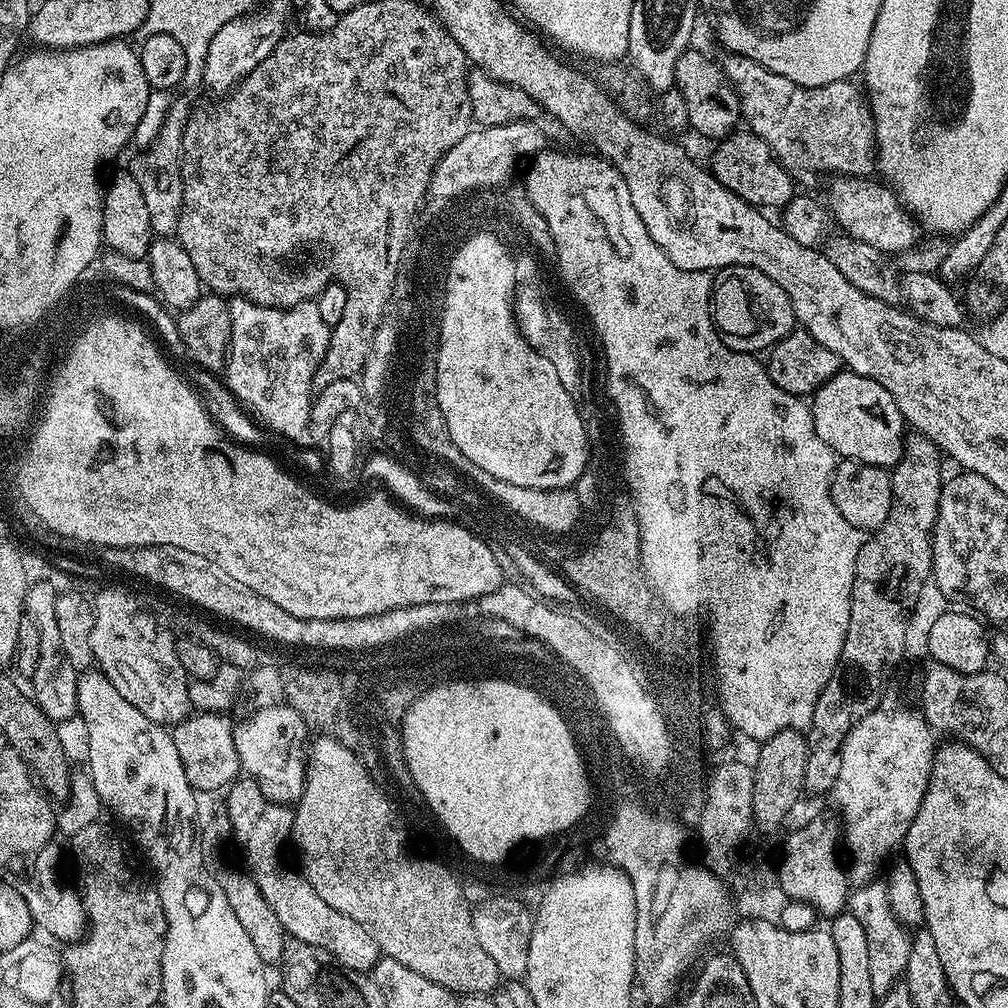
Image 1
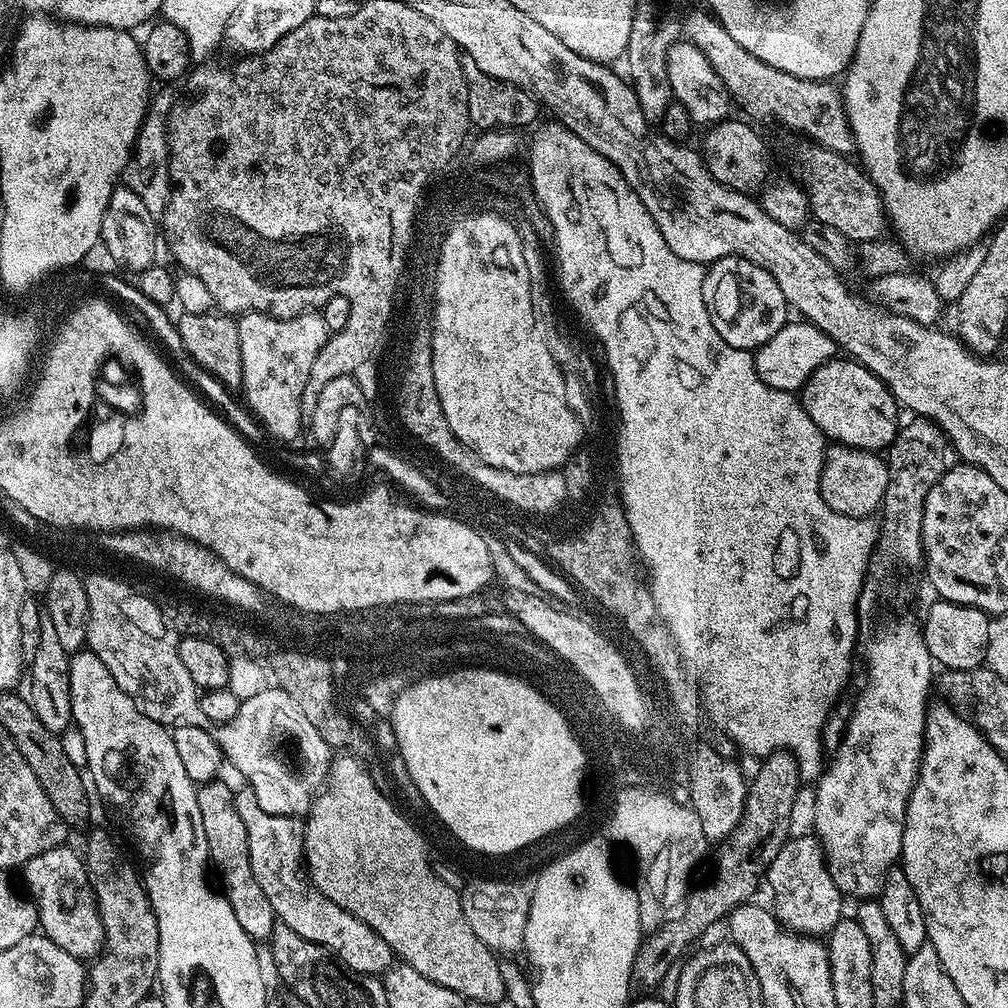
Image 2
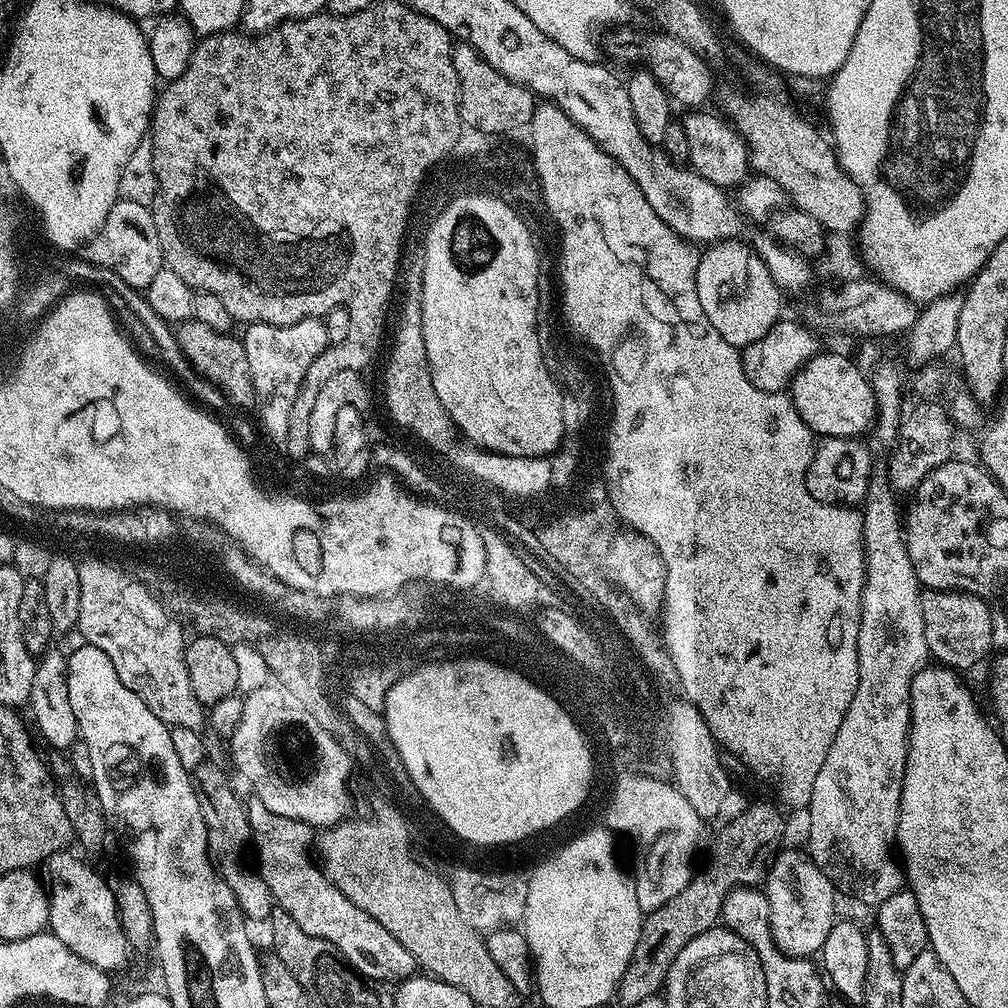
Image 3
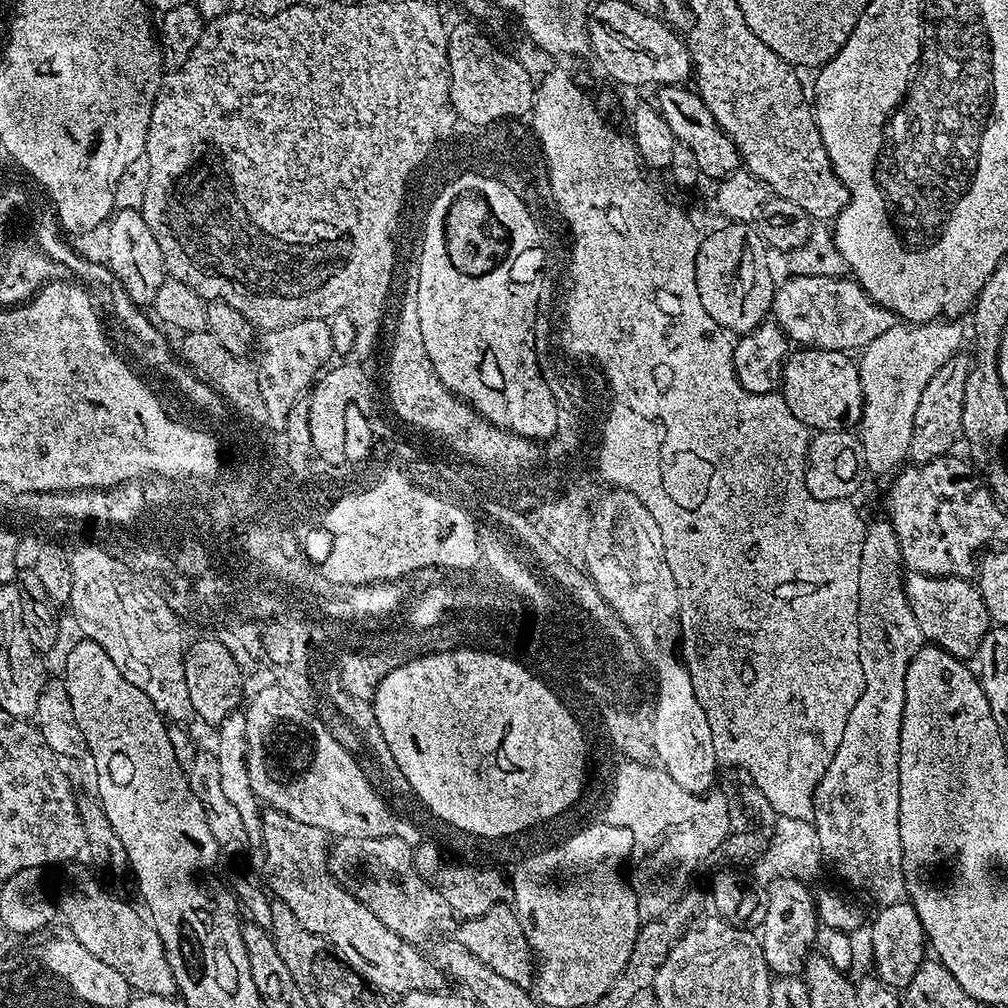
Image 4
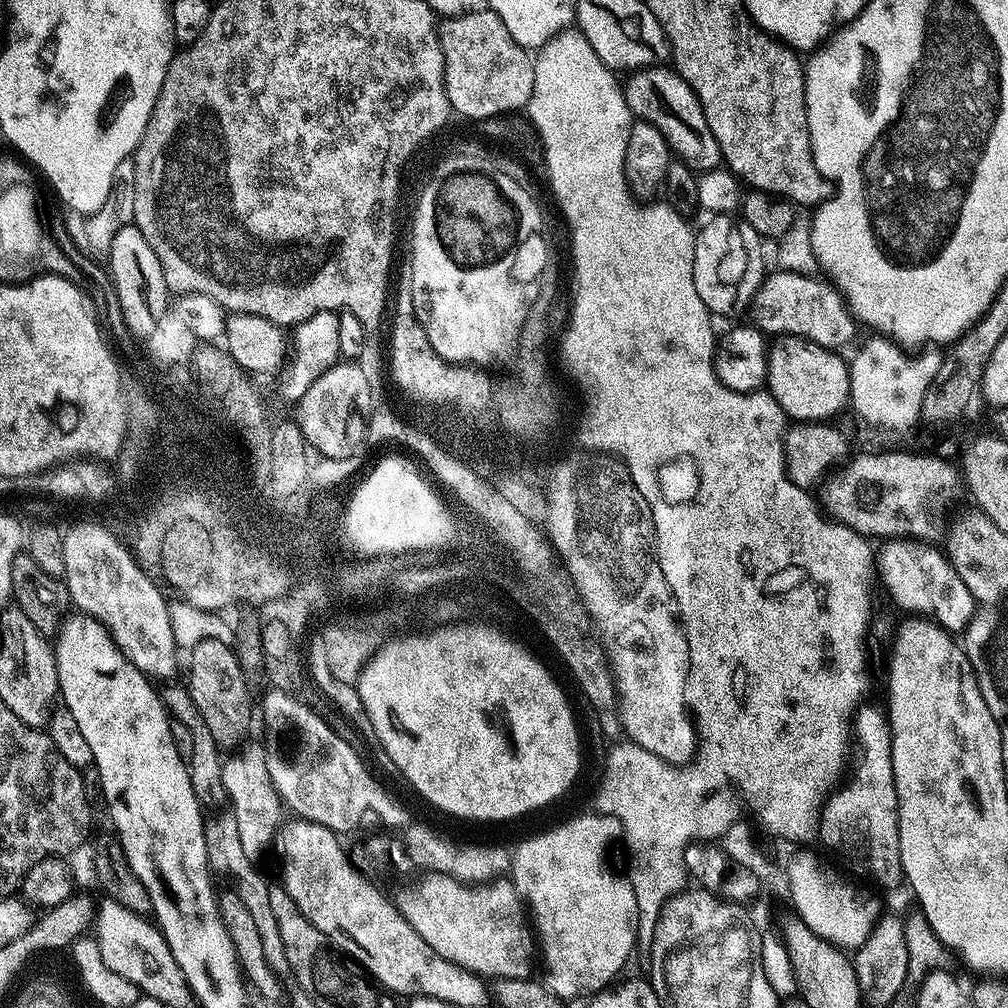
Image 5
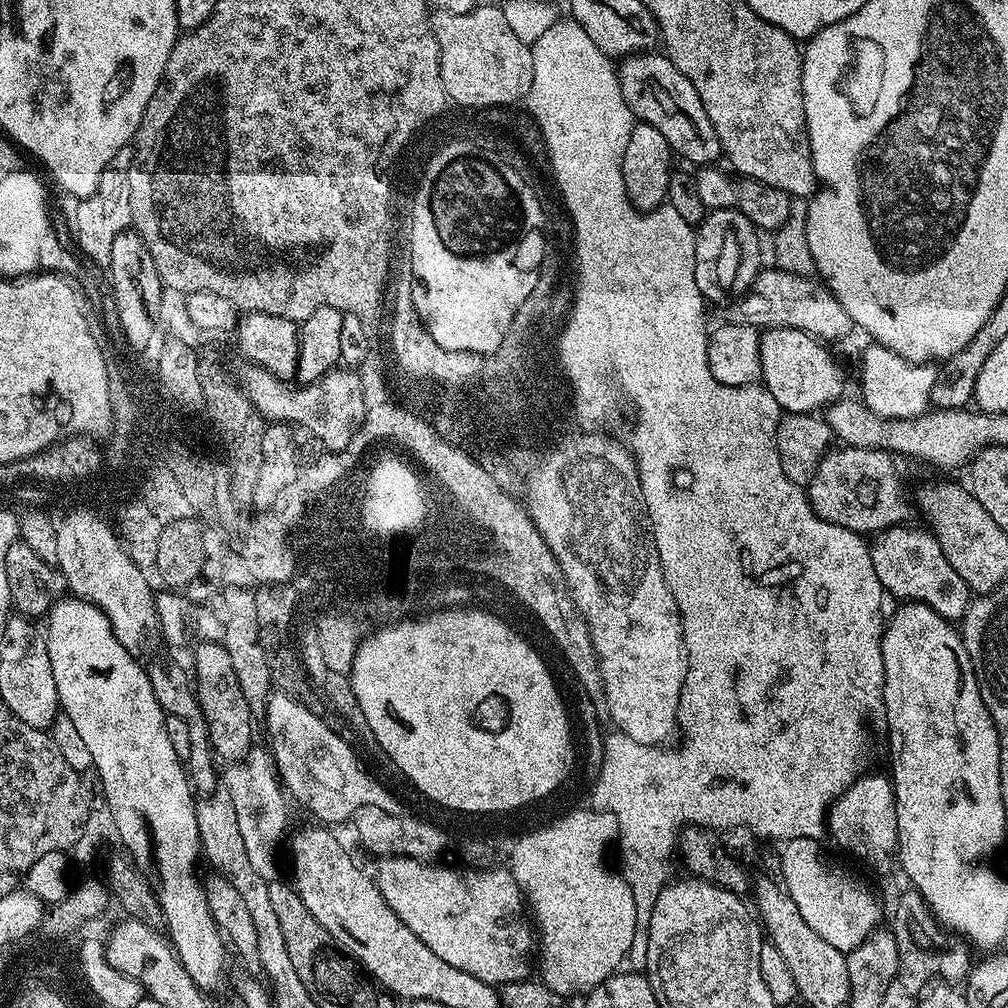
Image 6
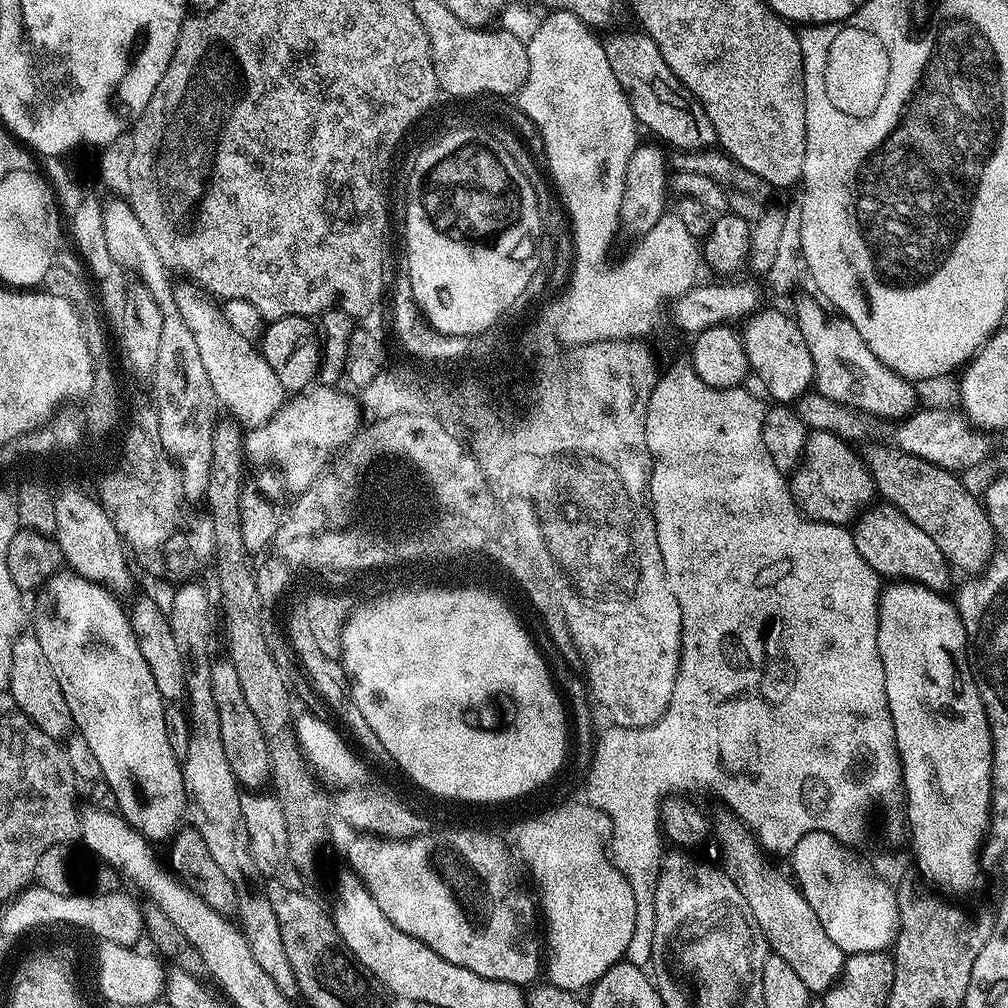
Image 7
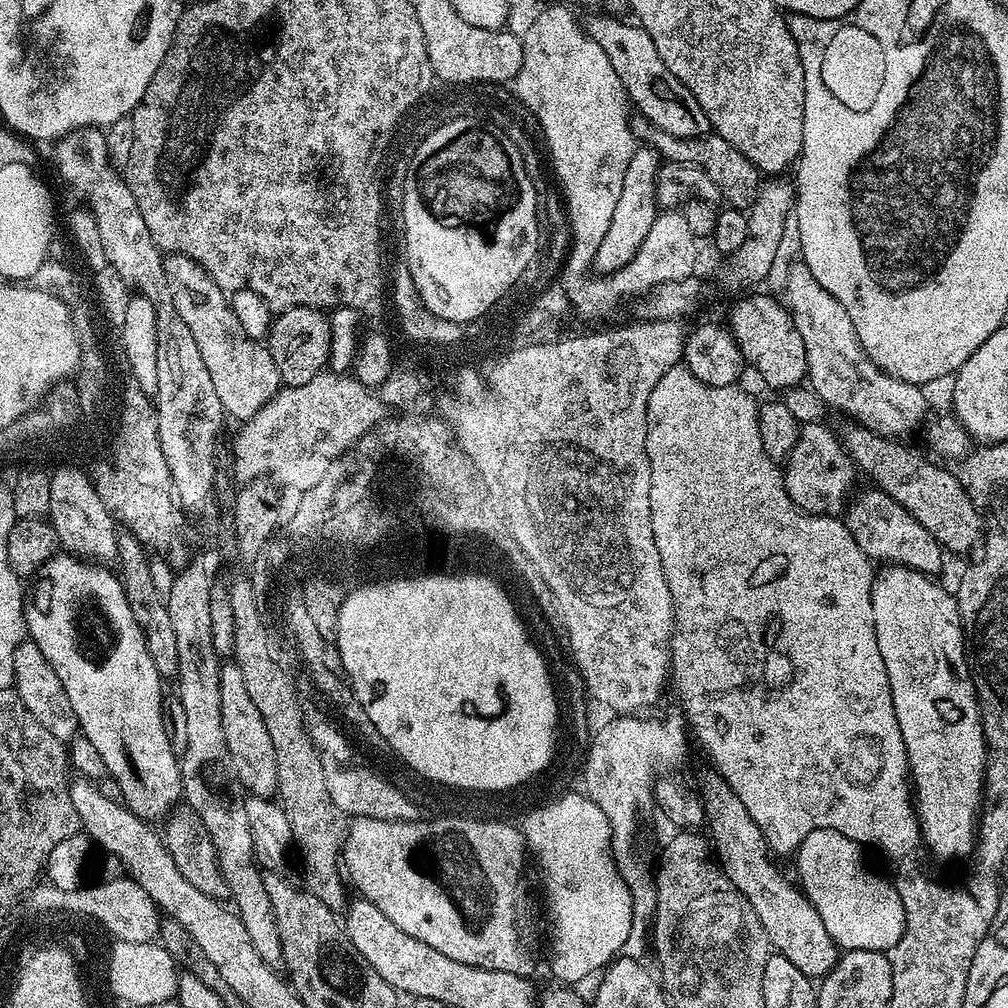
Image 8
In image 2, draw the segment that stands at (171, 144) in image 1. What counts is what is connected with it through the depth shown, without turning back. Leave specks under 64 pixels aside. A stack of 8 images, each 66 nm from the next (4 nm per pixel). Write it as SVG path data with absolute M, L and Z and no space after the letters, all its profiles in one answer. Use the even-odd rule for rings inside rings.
M164 84L147 105L143 126L140 127L133 145L133 152L122 173L123 185L134 190L150 210L152 216L161 217L172 193L172 182L168 168L168 122L178 99L173 85Z

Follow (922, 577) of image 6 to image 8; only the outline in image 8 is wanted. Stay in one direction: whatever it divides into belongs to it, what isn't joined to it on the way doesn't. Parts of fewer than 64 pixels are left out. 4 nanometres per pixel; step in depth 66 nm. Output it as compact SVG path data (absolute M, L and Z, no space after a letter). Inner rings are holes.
M868 486L865 492L860 492L856 497L853 495L847 501L846 511L843 513L842 522L850 530L850 534L868 558L882 564L900 564L905 568L912 568L924 575L937 575L942 566L944 551L930 530L918 522L894 498L880 491L875 486Z

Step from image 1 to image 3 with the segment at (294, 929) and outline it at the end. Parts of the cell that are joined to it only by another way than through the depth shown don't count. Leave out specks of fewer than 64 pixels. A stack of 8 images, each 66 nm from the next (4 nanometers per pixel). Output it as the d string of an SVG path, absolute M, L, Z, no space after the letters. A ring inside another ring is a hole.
M255 794L247 797L246 807L252 844L254 852L256 848L256 860L260 863L258 875L266 882L275 907L286 910L286 914L290 914L290 918L294 918L294 922L306 930L306 934L326 938L326 942L336 947L341 957L369 981L399 982L417 971L416 959L408 958L409 954L402 950L402 942L398 942L398 938L394 938L394 934L390 934L382 922L374 922L366 910L358 910L358 906L354 906L346 894L328 881L323 867L314 856L312 861L308 853L314 848L314 829L311 824L266 810Z

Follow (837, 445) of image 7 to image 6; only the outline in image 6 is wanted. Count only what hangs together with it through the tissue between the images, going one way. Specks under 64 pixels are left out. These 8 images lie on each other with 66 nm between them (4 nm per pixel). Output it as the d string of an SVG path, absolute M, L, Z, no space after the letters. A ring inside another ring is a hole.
M833 447L822 458L822 462L818 462L818 470L808 479L808 505L816 511L818 518L851 532L877 534L885 528L903 525L907 521L904 519L914 512L914 508L910 503L909 493L908 496L904 493L904 468L899 463L903 464L893 453L883 452L880 448Z

